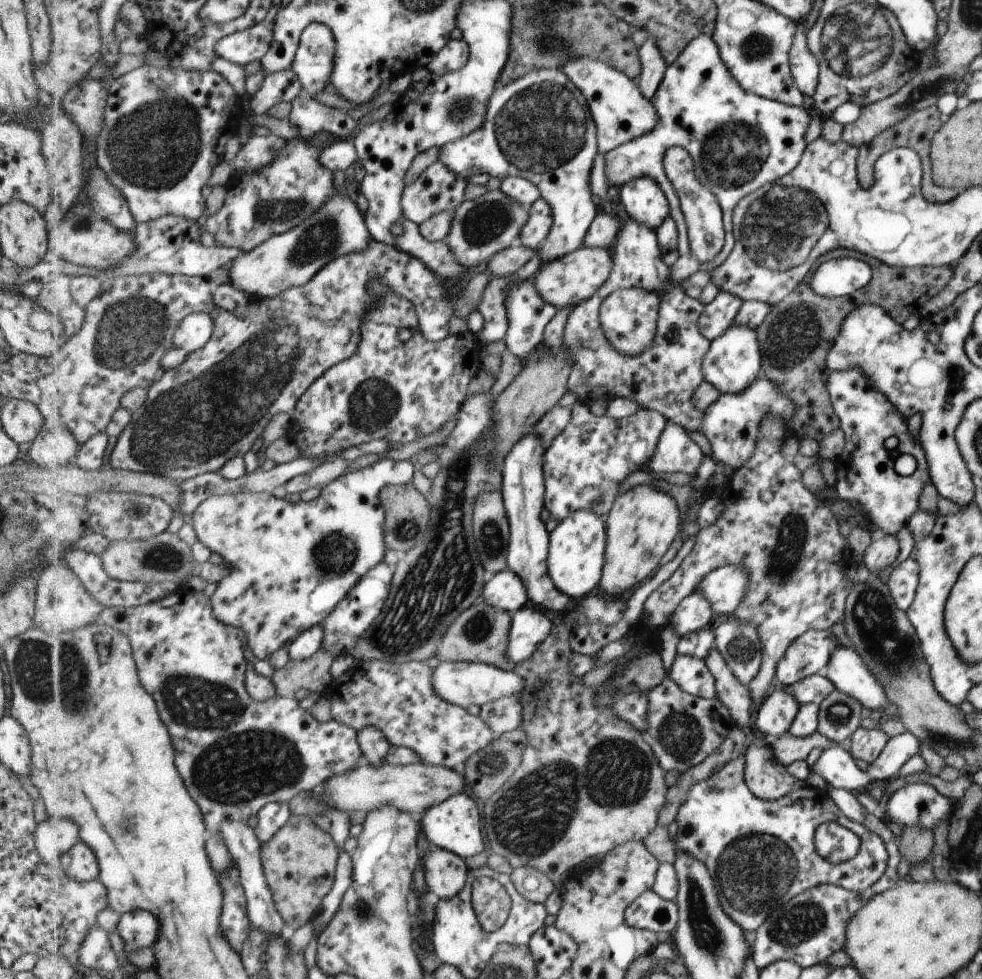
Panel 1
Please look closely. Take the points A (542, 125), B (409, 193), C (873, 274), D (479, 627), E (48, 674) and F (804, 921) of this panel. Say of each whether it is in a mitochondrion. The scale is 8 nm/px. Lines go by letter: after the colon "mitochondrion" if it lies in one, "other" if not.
A: mitochondrion
B: other
C: other
D: mitochondrion
E: mitochondrion
F: mitochondrion

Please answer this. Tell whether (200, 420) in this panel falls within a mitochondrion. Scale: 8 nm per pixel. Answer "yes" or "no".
yes

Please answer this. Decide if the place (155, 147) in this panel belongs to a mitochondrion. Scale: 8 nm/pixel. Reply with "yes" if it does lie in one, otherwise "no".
yes

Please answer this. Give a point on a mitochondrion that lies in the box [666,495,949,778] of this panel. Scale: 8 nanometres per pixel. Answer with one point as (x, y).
(781, 569)

